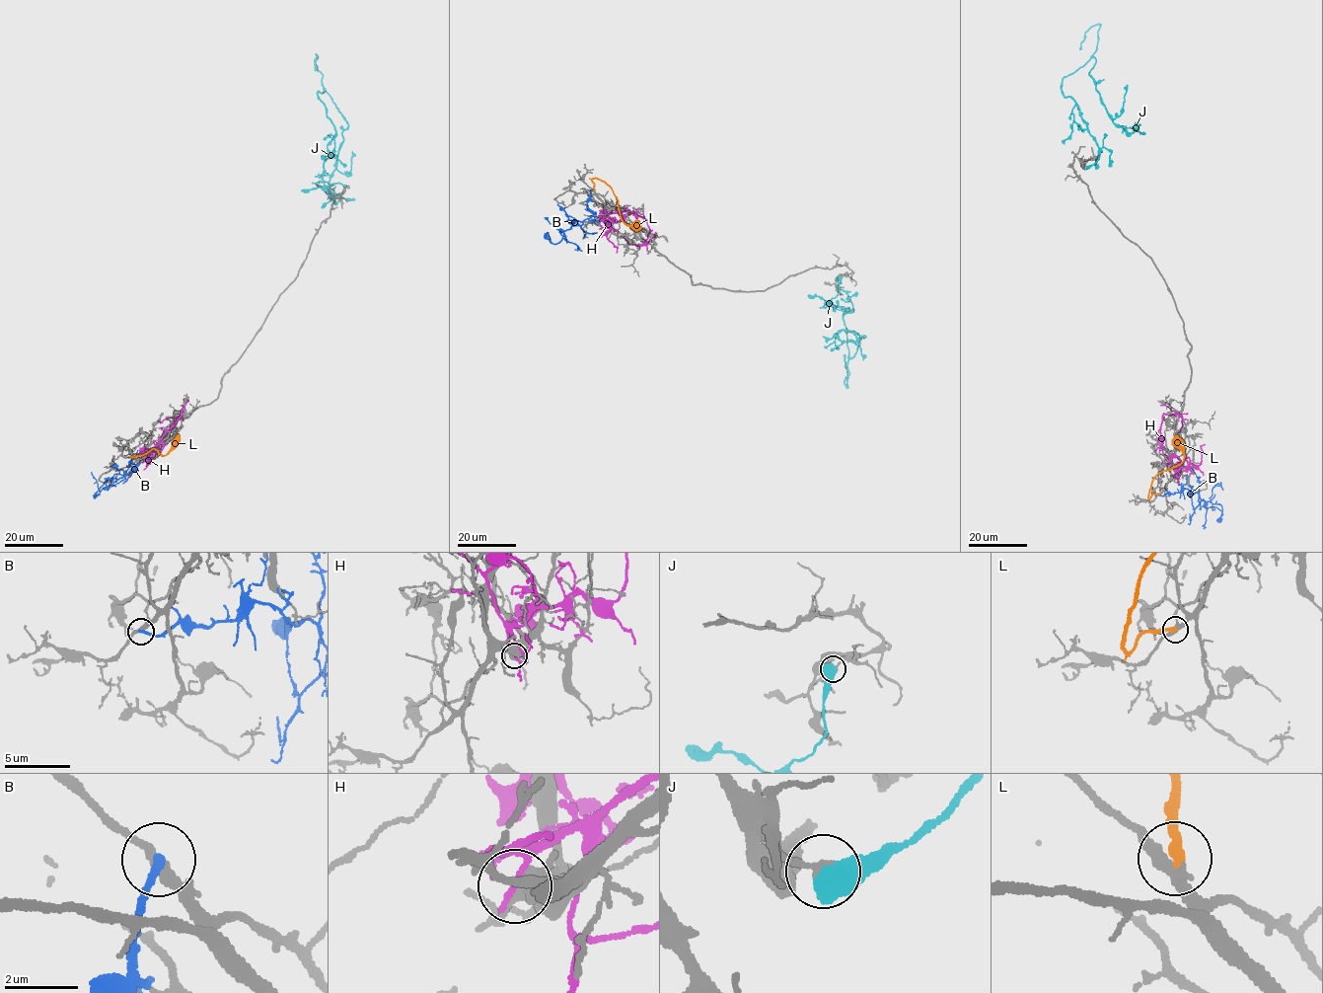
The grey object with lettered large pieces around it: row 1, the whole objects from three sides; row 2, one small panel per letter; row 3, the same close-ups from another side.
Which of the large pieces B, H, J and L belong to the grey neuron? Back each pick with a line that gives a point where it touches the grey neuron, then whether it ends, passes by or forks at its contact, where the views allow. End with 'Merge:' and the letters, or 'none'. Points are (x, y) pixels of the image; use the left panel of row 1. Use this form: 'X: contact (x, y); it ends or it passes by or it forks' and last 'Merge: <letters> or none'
L: contact (134, 459); it ends
Merge: L

